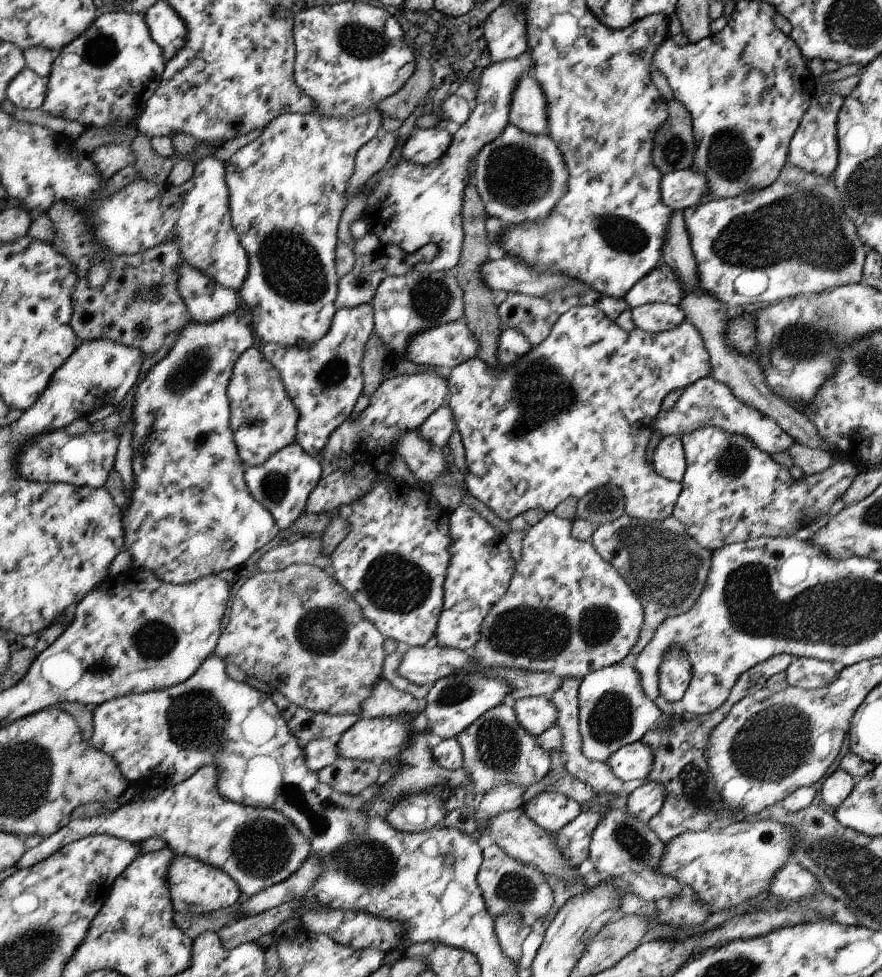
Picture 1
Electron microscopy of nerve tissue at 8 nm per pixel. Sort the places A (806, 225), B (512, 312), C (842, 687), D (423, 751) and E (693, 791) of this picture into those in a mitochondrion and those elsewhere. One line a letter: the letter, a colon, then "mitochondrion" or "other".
A: mitochondrion
B: other
C: other
D: other
E: mitochondrion

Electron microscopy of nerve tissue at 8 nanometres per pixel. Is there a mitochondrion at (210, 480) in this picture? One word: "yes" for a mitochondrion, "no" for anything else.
no

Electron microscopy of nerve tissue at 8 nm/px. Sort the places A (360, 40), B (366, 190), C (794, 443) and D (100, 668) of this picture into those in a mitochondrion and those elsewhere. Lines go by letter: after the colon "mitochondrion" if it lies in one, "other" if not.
A: mitochondrion
B: other
C: other
D: mitochondrion

